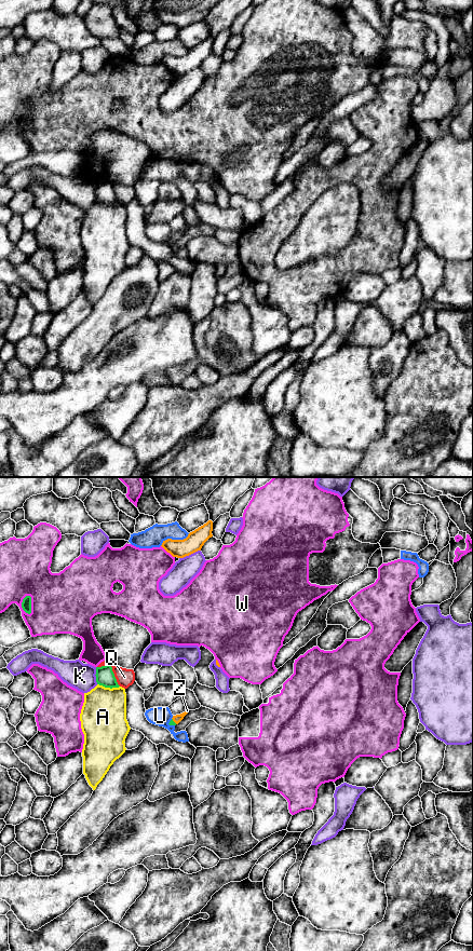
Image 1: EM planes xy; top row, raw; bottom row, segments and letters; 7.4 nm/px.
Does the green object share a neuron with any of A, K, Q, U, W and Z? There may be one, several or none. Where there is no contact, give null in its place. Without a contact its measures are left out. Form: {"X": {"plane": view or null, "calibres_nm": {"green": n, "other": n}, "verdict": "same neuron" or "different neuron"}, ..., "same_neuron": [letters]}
{"A": {"plane": "xy", "calibres_nm": {"green": 140, "other": 340}, "verdict": "different neuron"}, "K": {"plane": "xy", "calibres_nm": {"green": 140, "other": 200}, "verdict": "different neuron"}, "Q": {"plane": "xy", "calibres_nm": {"green": 140, "other": 130}, "verdict": "different neuron"}, "U": {"plane": "xy", "calibres_nm": {"green": 40, "other": 140}, "verdict": "different neuron"}, "W": {"plane": "xy", "calibres_nm": {"green": 80, "other": 460}, "verdict": "different neuron"}, "Z": {"plane": "xy", "calibres_nm": {"green": 40, "other": 60}, "verdict": "same neuron"}, "same_neuron": ["Z"]}

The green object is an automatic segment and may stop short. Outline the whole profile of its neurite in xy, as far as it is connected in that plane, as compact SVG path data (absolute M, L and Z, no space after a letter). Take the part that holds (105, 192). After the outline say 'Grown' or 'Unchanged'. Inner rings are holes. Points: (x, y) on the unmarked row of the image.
M111 181L96 184L96 199L105 204L119 204Z. Unchanged

